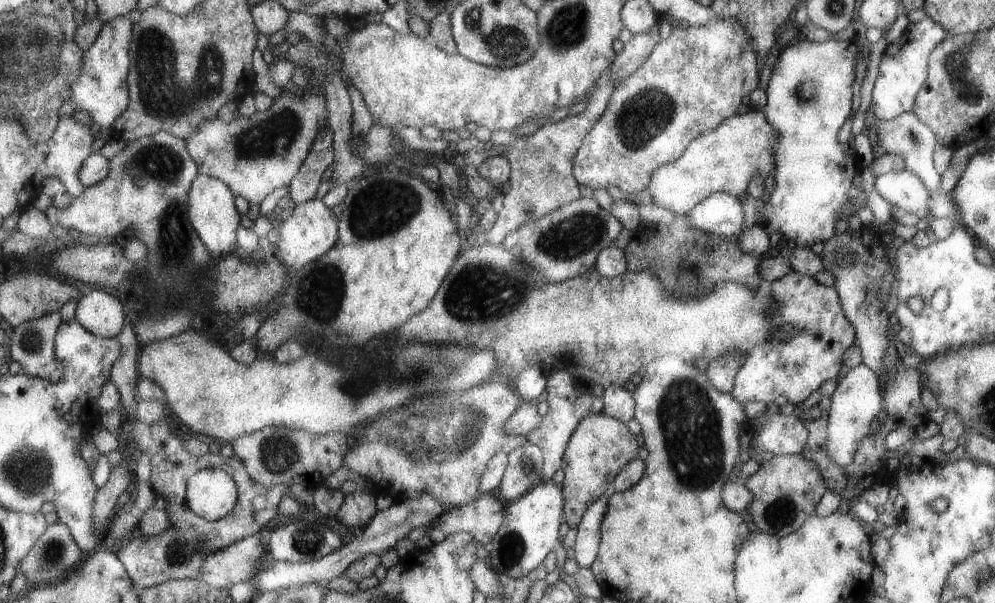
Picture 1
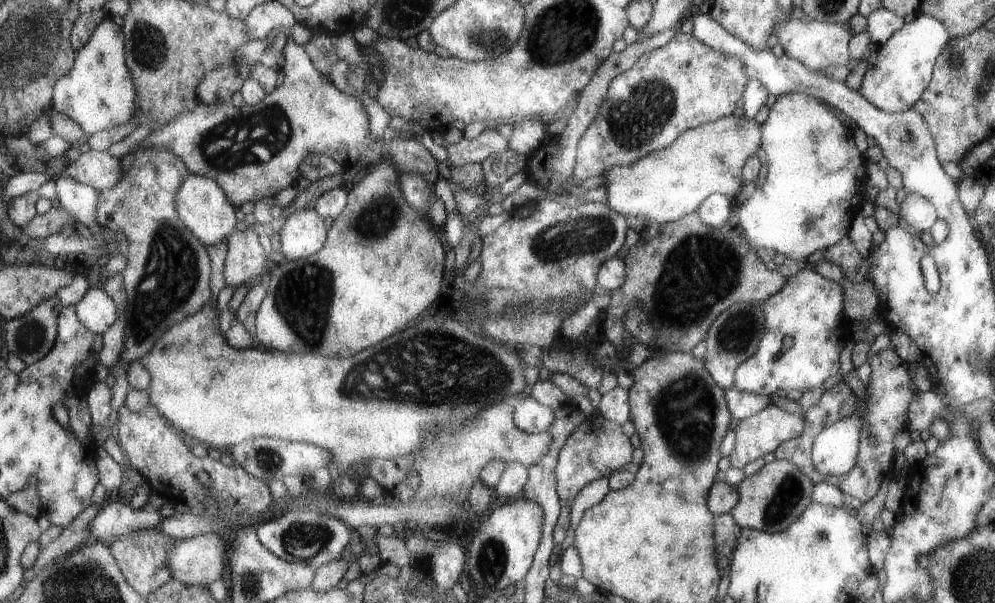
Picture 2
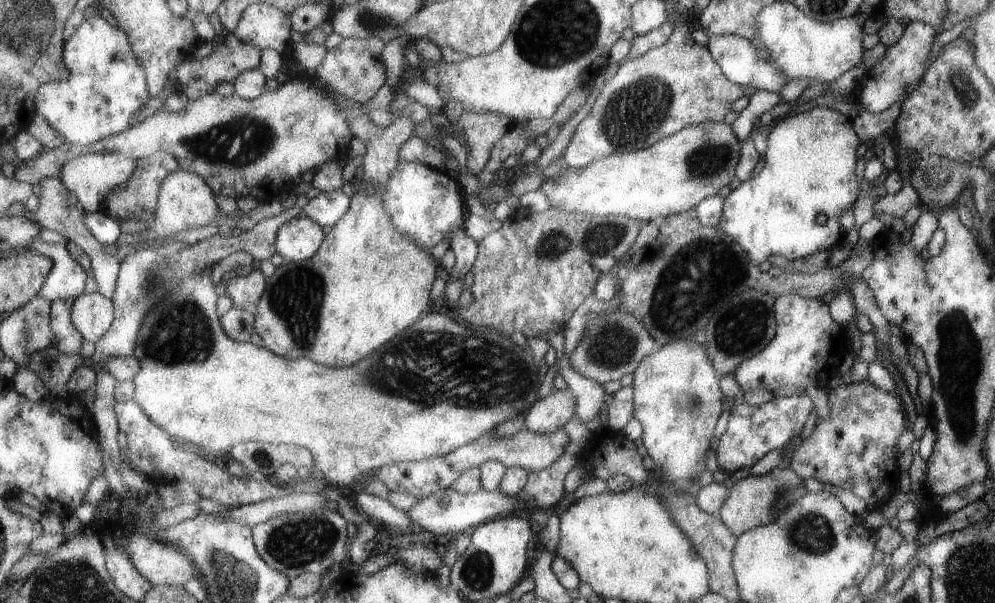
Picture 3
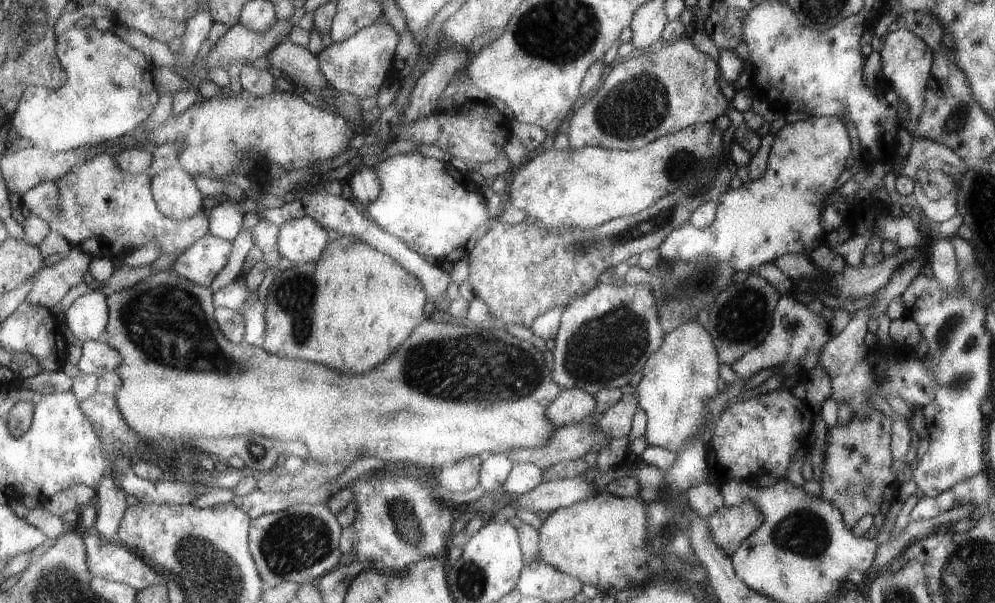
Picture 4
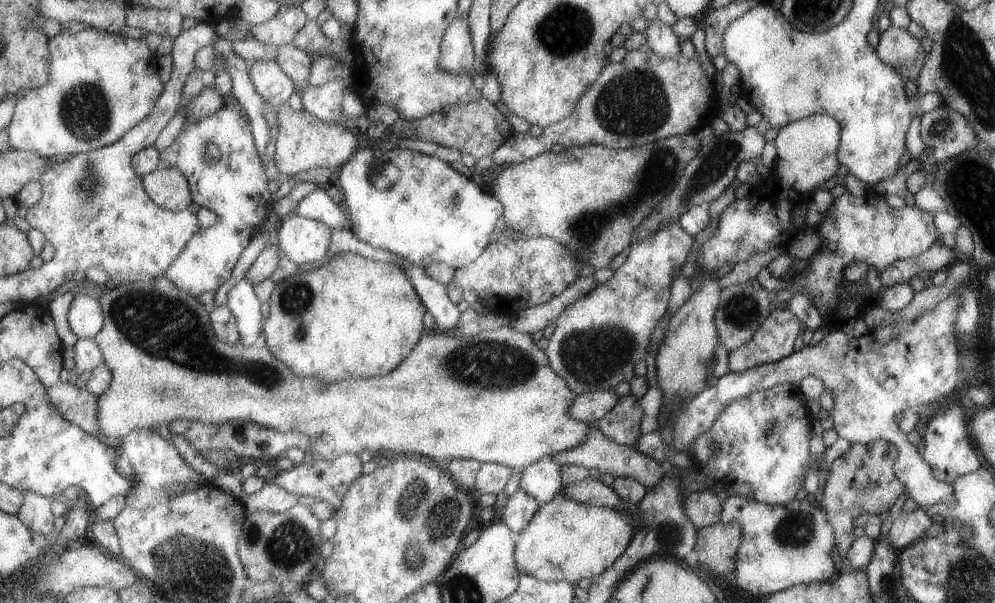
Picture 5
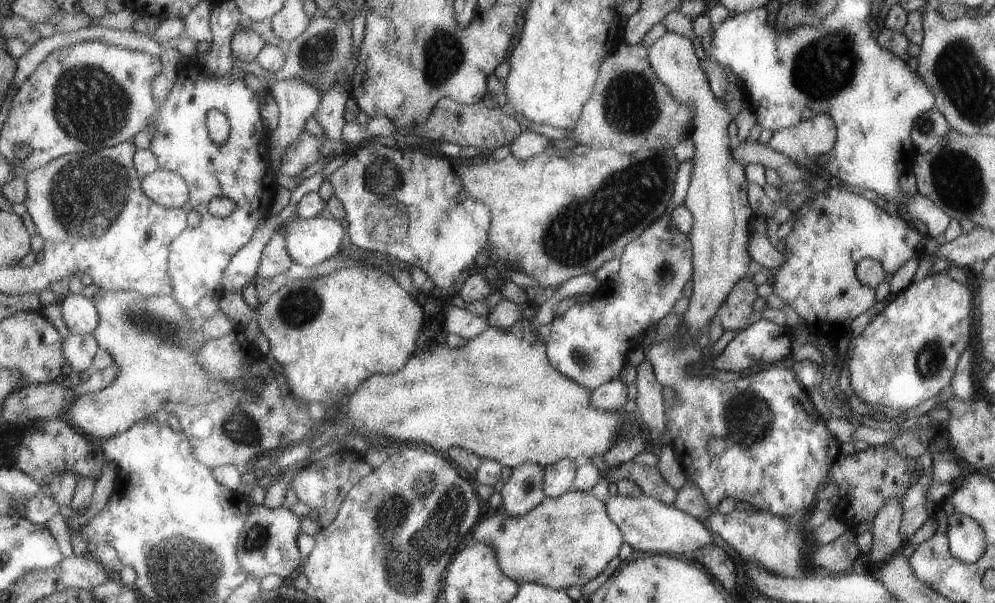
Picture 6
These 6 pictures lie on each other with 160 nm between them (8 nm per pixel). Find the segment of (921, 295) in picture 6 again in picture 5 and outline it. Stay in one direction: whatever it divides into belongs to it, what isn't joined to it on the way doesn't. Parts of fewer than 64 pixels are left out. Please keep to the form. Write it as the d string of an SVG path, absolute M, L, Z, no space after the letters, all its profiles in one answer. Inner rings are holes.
M951 293L933 310L923 313L913 322L899 321L893 322L885 328L879 328L879 330L867 329L857 338L847 338L839 328L829 332L824 331L823 338L817 344L808 345L806 343L801 350L788 354L777 363L765 363L741 372L727 371L723 376L720 376L715 385L707 387L701 394L689 401L674 424L672 436L669 437L670 443L678 451L690 451L694 442L715 424L722 413L721 409L726 404L742 396L747 396L750 392L767 390L777 383L787 381L797 384L804 376L811 375L817 377L832 395L833 404L830 415L833 419L833 430L837 432L838 437L848 440L849 443L867 444L875 439L883 439L894 444L897 456L892 466L893 474L904 488L906 496L912 498L919 508L931 506L938 502L949 505L953 502L952 486L937 480L931 474L929 465L919 455L916 446L908 443L905 438L906 434L903 434L893 422L893 416L895 413L902 413L907 409L917 410L920 406L941 402L943 398L962 384L964 376L960 372L959 350L953 332L956 306L955 297Z

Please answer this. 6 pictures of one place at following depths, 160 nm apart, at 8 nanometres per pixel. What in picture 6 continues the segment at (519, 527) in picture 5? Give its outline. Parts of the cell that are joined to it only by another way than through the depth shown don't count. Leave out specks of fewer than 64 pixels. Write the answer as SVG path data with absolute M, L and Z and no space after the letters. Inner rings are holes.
M526 462L512 469L512 474L502 490L503 511L512 517L531 512L546 497L542 465Z

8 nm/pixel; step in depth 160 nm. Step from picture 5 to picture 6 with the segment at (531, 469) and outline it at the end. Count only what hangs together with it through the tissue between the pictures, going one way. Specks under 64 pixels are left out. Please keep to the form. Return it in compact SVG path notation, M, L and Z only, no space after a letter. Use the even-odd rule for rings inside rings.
M570 458L558 460L544 470L544 491L547 497L560 497L571 491L580 462Z

